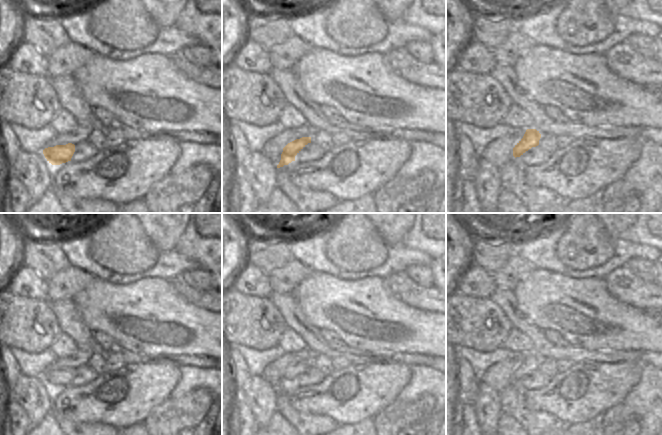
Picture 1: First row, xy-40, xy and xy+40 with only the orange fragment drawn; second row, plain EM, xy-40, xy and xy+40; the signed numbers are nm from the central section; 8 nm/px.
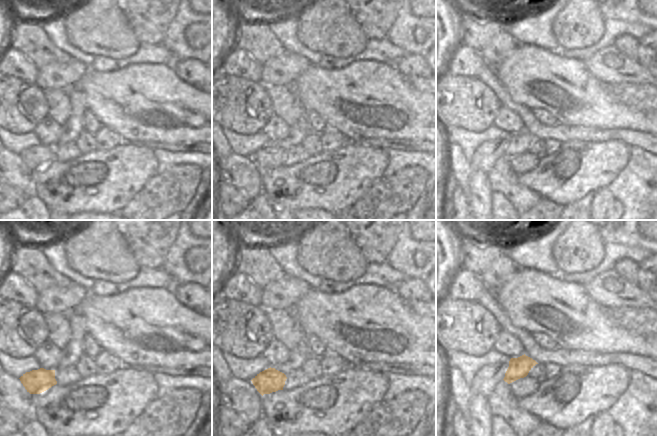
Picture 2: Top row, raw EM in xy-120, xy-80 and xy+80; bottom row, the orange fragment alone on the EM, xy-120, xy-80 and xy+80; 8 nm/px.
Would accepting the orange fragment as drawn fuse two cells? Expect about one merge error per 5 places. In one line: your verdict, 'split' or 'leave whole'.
leave whole

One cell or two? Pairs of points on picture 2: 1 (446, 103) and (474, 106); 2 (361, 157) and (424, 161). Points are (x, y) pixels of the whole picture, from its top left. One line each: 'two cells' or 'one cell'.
1: one cell
2: two cells

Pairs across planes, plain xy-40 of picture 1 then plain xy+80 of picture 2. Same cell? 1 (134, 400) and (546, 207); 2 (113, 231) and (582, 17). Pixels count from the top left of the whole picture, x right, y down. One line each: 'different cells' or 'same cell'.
1: different cells
2: same cell

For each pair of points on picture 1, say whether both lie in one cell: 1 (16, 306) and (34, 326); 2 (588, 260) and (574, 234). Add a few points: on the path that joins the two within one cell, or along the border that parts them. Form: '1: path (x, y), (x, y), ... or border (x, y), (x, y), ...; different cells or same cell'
1: path (19, 311), (29, 321); same cell
2: path (586, 254), (581, 249), (580, 240); same cell

